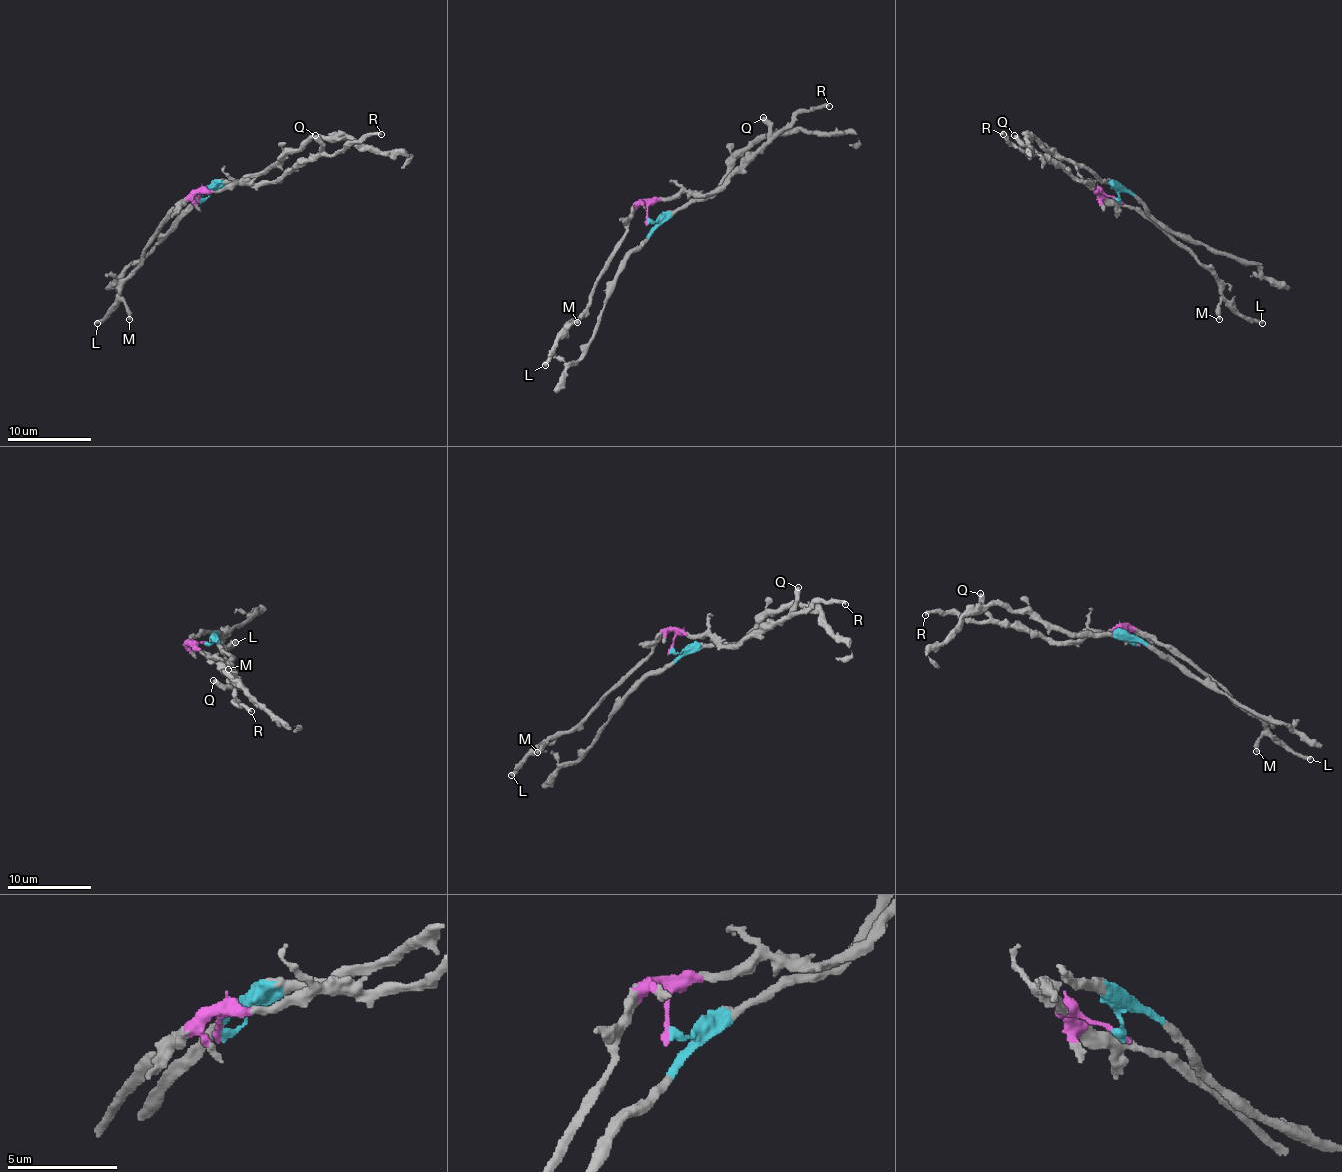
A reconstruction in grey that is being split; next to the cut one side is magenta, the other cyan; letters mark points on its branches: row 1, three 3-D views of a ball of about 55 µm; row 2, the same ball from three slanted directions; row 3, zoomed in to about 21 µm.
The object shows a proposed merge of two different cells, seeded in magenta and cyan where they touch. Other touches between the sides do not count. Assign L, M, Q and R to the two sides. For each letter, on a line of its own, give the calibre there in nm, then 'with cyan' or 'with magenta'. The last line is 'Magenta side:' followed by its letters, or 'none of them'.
L: 360 nm thick; with magenta
M: 360 nm thick; with magenta
Q: 440 nm thick; with magenta
R: 320 nm thick; with magenta
Magenta side: L, M, Q, R

